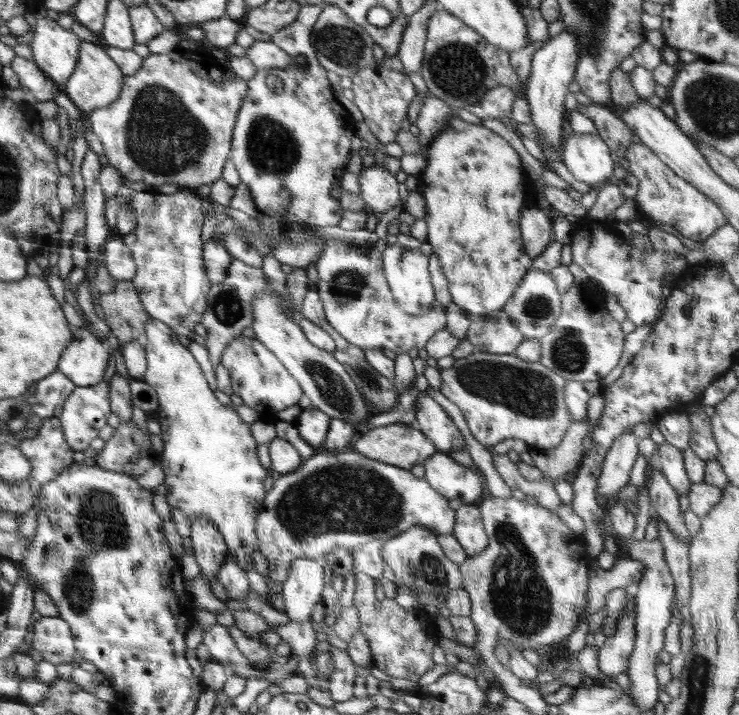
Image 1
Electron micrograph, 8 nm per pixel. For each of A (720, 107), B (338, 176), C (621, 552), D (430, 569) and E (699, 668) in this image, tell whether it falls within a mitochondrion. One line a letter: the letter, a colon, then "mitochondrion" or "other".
A: mitochondrion
B: other
C: other
D: mitochondrion
E: mitochondrion

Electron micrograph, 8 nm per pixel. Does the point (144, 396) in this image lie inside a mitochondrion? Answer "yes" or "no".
no

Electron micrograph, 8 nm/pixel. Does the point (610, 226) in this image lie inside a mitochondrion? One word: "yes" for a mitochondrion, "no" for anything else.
no

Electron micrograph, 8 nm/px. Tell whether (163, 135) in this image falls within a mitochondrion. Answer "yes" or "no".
yes

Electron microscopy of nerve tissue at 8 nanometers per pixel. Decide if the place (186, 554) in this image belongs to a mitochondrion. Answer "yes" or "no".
no

